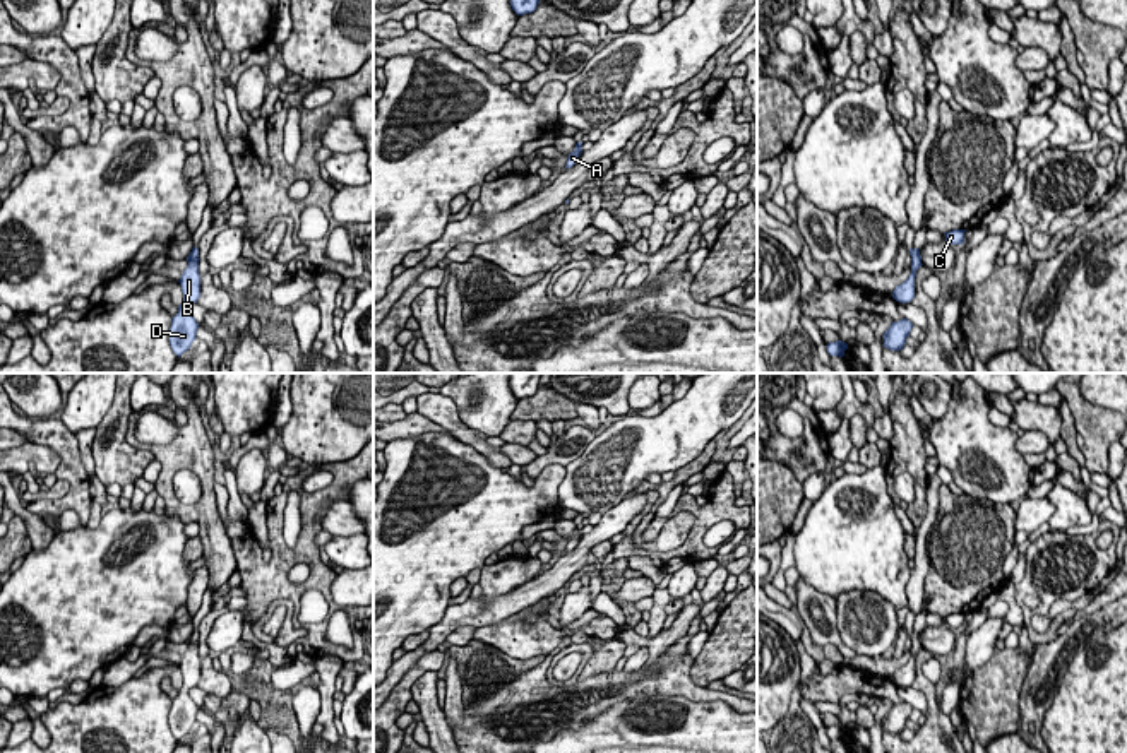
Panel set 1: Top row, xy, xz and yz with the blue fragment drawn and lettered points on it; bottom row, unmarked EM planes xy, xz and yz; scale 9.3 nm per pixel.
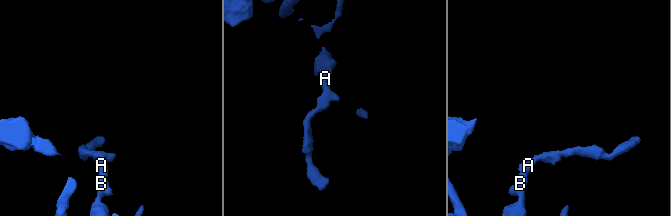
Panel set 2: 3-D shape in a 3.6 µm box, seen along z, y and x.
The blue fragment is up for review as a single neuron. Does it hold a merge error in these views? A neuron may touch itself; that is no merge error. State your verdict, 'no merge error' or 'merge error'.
no merge error

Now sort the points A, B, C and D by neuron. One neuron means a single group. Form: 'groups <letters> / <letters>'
groups A B C D

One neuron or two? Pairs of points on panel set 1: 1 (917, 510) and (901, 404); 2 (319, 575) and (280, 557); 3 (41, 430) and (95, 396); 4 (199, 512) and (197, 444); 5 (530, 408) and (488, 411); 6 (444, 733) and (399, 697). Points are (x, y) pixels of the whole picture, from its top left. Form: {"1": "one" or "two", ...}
{"1": "one", "2": "one", "3": "two", "4": "one", "5": "two", "6": "two"}

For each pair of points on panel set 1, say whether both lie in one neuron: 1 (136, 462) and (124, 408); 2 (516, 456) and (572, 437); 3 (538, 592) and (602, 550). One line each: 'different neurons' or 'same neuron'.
1: same neuron
2: different neurons
3: different neurons

